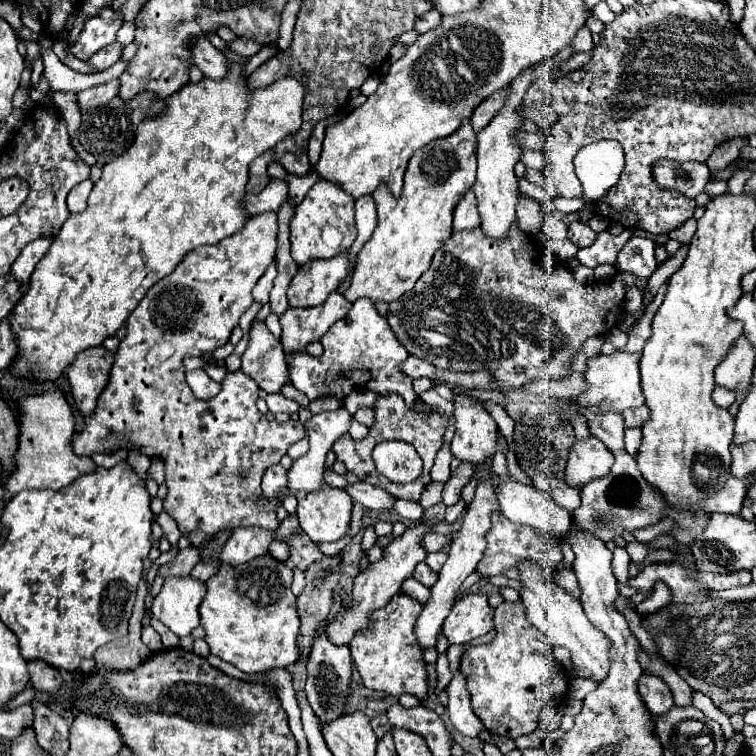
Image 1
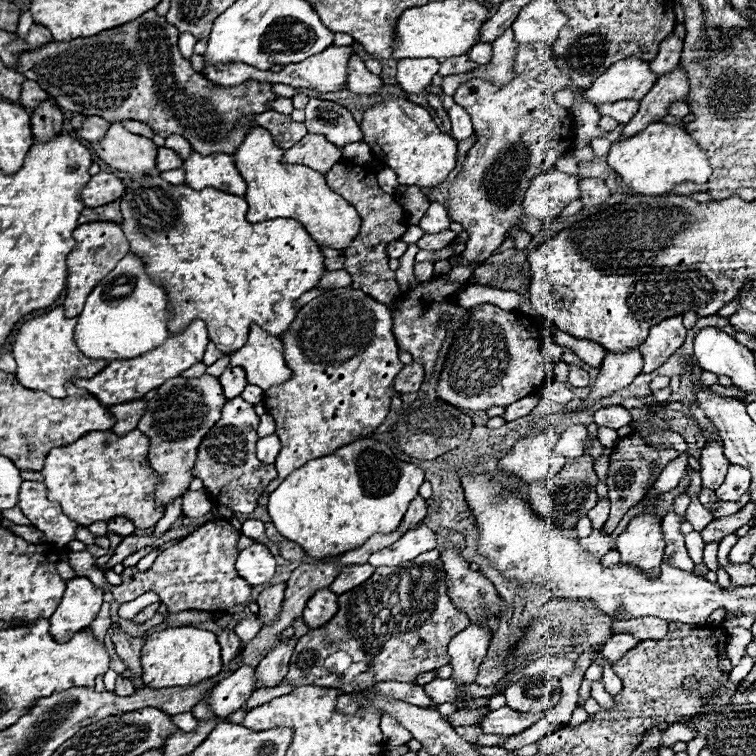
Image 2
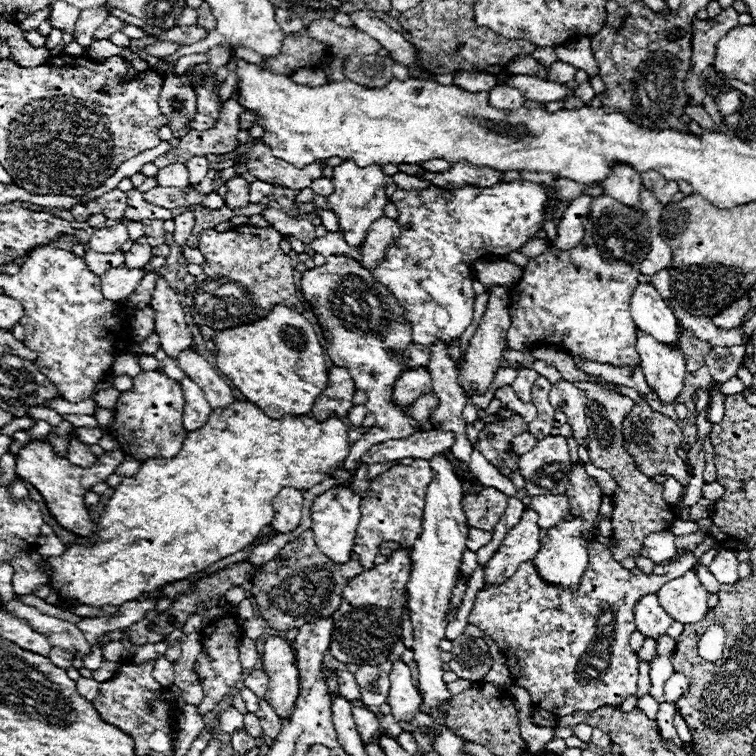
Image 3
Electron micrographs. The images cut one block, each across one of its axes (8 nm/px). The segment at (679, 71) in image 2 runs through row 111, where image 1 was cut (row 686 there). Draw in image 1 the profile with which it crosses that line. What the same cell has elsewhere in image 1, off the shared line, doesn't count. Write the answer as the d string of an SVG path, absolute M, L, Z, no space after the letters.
M642 674L640 682L638 682L638 690L640 690L640 696L644 698L644 704L648 706L648 710L652 710L654 716L660 716L660 714L668 712L674 706L672 692L656 676Z

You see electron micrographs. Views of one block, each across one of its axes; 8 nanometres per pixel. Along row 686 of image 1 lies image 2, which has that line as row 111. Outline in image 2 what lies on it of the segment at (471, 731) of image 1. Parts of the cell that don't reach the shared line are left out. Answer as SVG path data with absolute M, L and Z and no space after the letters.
M454 104L454 106L448 110L448 116L450 116L450 120L452 120L452 136L454 136L456 140L464 140L464 138L468 138L470 134L474 134L470 114L468 114L462 106Z

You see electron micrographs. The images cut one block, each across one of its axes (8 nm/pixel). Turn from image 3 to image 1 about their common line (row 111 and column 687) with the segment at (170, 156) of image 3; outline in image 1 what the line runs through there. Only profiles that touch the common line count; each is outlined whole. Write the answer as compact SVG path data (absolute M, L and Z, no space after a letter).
M690 218L688 222L684 222L684 226L672 230L672 234L668 234L668 236L670 236L672 240L678 240L680 244L688 244L688 242L692 240L694 232L696 232L696 220Z

